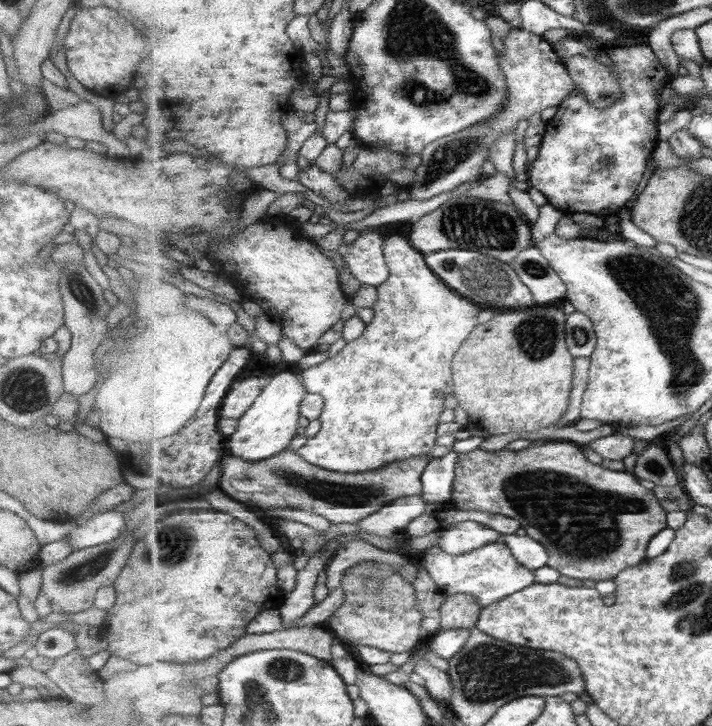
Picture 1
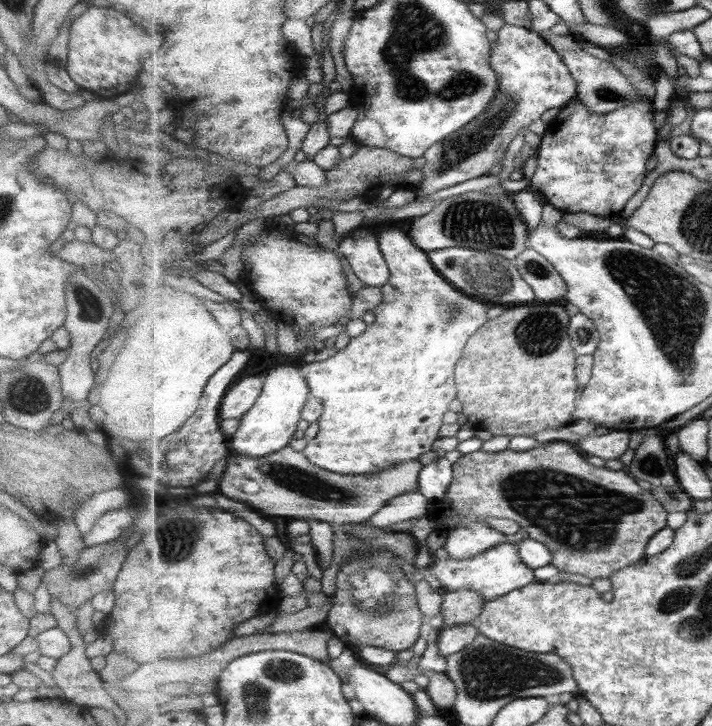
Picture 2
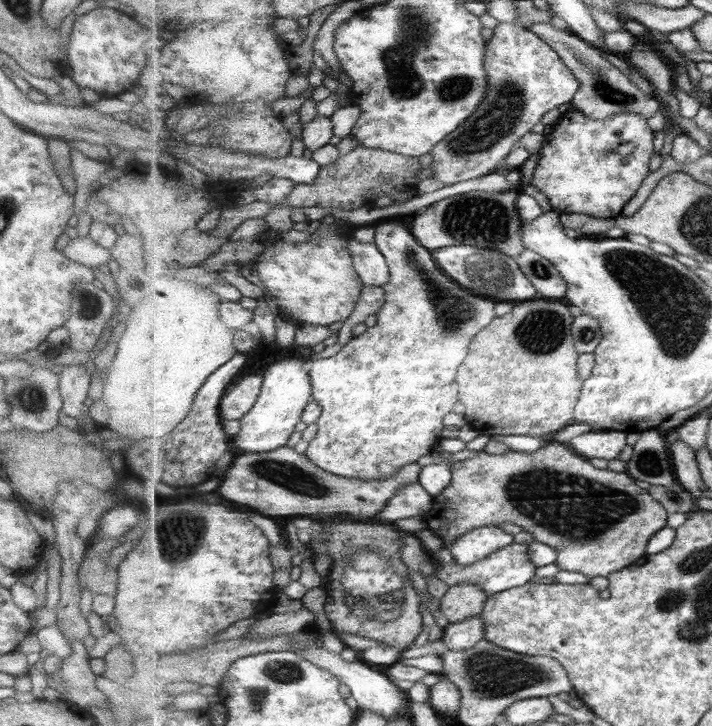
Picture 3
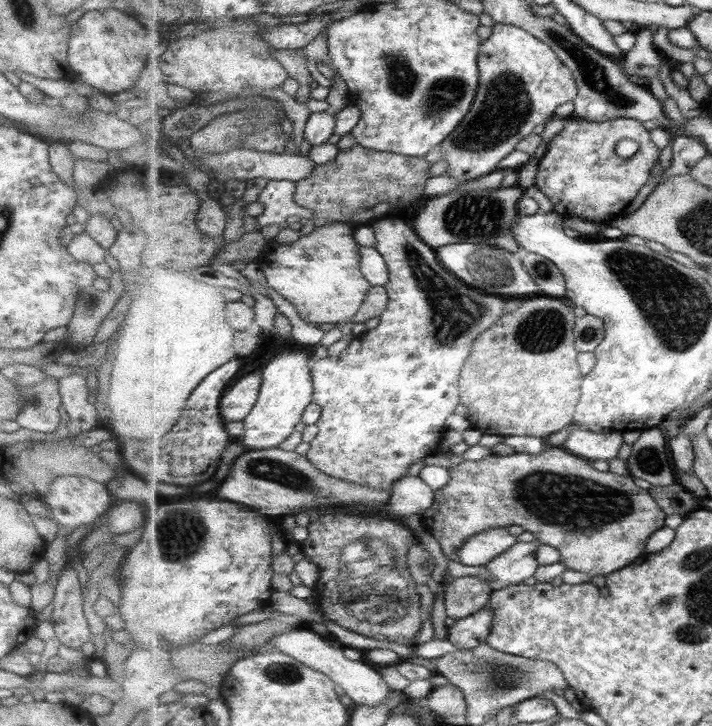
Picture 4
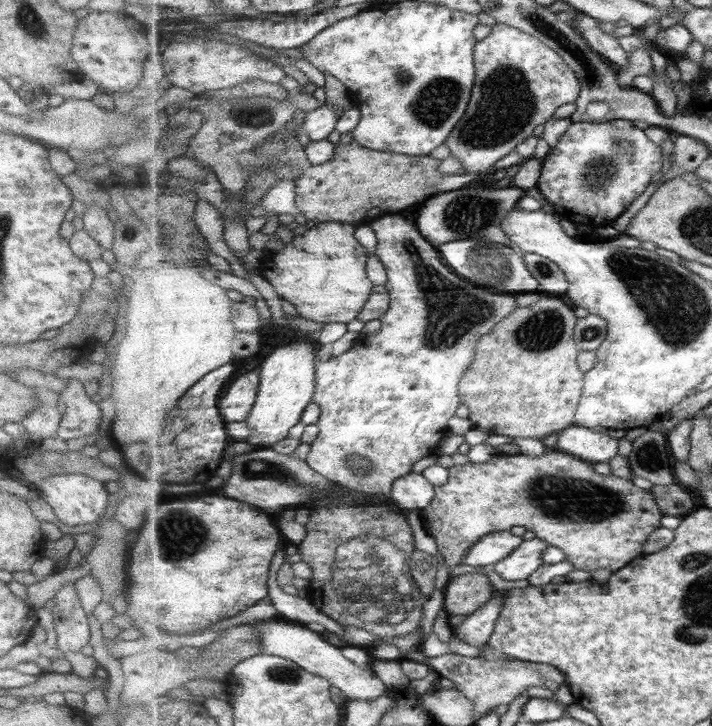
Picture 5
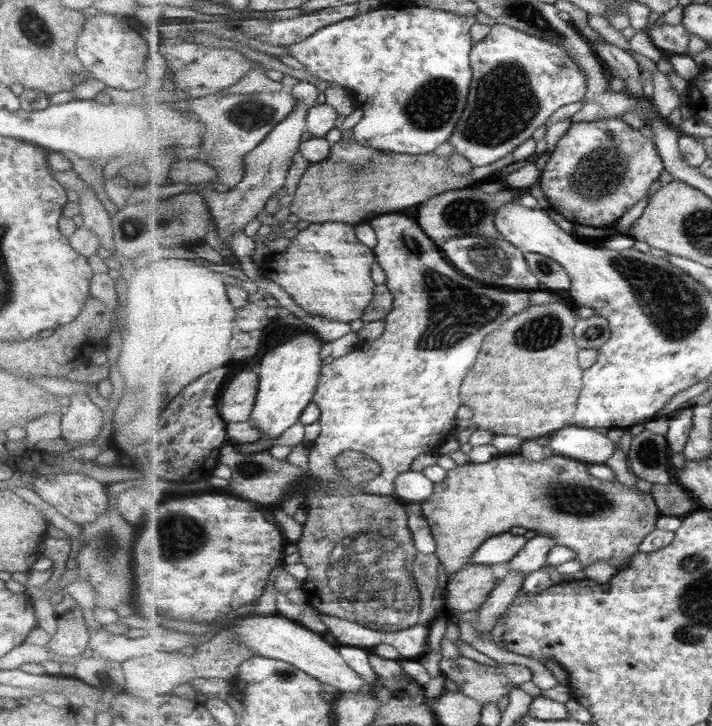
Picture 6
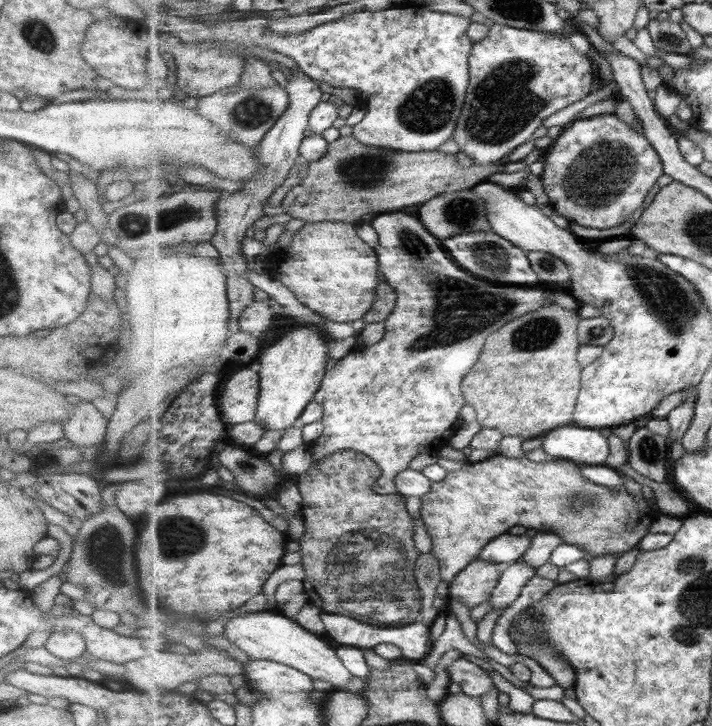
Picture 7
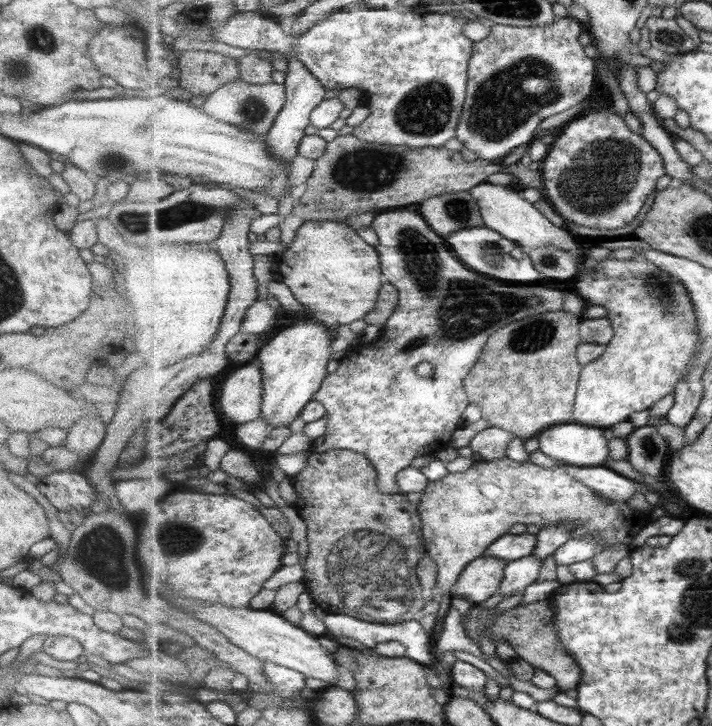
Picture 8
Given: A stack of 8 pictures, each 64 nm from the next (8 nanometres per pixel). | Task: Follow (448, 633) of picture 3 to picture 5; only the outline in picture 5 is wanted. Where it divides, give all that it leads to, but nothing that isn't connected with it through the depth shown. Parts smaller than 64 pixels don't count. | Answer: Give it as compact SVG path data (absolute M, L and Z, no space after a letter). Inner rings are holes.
M504 590L497 592L493 600L468 615L460 625L452 628L452 638L459 638L471 646L488 645L503 611L503 601Z

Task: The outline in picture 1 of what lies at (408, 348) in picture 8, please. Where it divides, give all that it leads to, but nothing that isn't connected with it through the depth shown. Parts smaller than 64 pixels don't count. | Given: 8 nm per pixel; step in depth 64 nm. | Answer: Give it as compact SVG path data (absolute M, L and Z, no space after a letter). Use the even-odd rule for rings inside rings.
M394 233L386 235L385 238L385 257L390 268L390 277L387 282L377 287L379 290L379 299L373 308L374 317L367 323L367 330L363 332L361 338L351 340L347 346L333 358L327 359L325 362L317 366L311 366L301 372L304 377L305 388L309 393L317 393L325 399L325 408L323 413L318 418L321 421L322 428L319 434L310 438L307 444L300 450L296 451L306 462L312 463L314 466L324 468L324 470L331 470L337 473L355 474L368 473L371 470L379 470L393 462L409 460L411 458L428 454L437 445L437 426L441 422L441 413L445 411L445 396L455 392L455 384L453 378L453 359L455 359L455 352L461 349L461 344L467 340L467 336L473 332L473 328L479 324L477 316L481 312L481 308L473 302L469 302L467 298L459 296L457 292L453 292L451 286L447 286L433 270L431 266L425 261L426 256L423 255L417 248L413 246L410 238L404 238L400 234Z

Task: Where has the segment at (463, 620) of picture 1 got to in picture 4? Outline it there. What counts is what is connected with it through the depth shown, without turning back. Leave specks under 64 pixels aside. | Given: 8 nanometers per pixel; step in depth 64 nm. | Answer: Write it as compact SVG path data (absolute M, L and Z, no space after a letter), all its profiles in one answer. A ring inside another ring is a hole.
M459 577L445 584L446 614L457 621L467 618L488 606L492 592L488 582L483 581L481 577Z

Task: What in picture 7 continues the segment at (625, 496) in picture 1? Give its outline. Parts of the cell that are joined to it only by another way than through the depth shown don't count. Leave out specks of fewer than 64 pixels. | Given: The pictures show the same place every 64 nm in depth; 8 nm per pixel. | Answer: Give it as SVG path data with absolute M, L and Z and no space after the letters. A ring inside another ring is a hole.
M497 455L492 457L490 460L484 462L467 462L467 464L461 466L459 470L455 472L448 472L447 477L442 482L432 482L432 488L429 495L422 498L422 518L426 523L427 531L433 539L433 555L437 557L440 562L441 578L448 586L455 581L457 575L463 569L467 568L472 564L473 561L477 561L479 556L481 556L481 551L491 542L493 539L501 536L502 534L509 533L509 530L513 526L522 526L526 529L535 529L538 533L555 533L559 534L563 538L563 543L575 544L575 546L581 546L587 555L585 555L585 560L591 560L592 558L597 558L597 556L607 556L607 554L615 554L615 556L623 556L627 554L629 550L633 550L642 538L645 538L649 534L649 529L652 528L653 522L657 520L659 513L654 507L652 500L650 499L639 499L635 500L625 488L620 488L620 490L612 490L611 488L606 488L605 486L600 486L595 482L587 479L579 468L579 465L573 464L573 462L567 462L567 460L557 460L557 462L543 462L537 463L533 460L528 460L525 458L511 458L502 455Z

